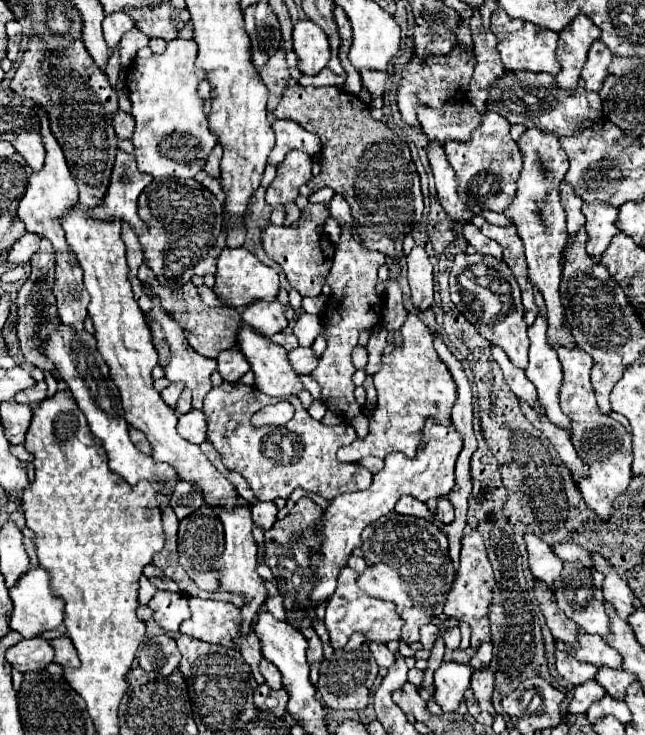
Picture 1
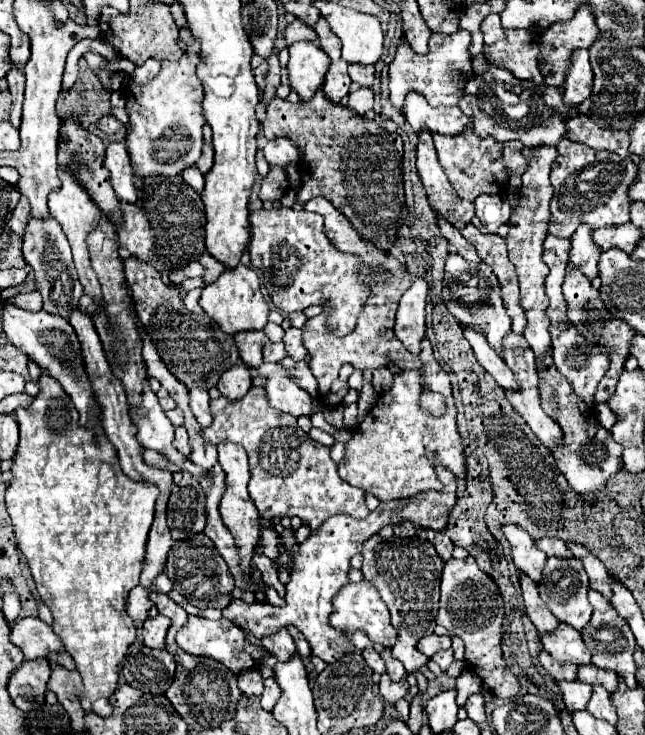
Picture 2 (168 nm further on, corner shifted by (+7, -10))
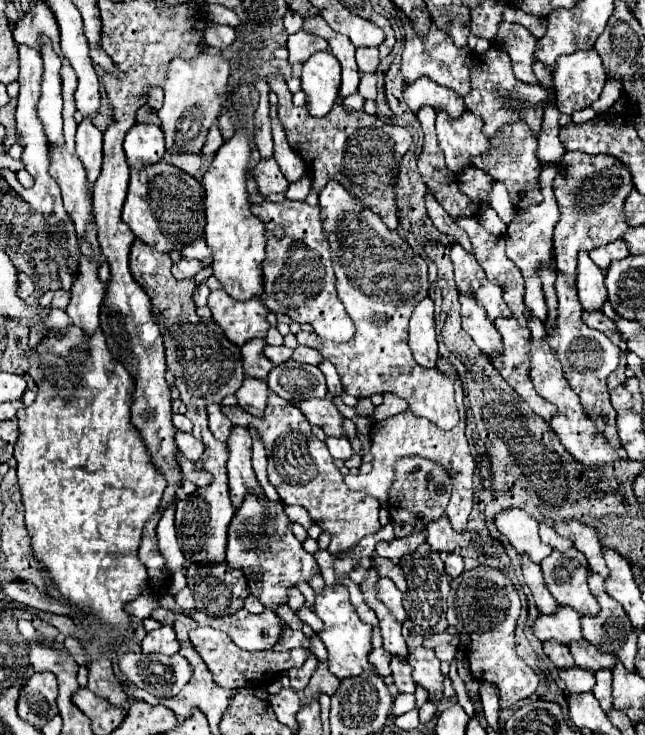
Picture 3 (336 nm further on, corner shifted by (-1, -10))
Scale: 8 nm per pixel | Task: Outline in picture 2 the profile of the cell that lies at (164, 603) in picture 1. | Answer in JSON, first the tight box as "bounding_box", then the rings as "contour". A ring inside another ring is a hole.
{"bounding_box":[142,616,170,648],"contour":[[[156,616],[150,618],[142,624],[142,638],[144,638],[144,646],[148,648],[164,648],[164,640],[166,640],[166,632],[170,628],[170,620],[166,620],[164,616]]]}

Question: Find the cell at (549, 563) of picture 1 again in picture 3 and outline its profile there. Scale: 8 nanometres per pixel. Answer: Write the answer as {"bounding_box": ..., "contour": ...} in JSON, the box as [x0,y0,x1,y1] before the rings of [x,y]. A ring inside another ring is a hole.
{"bounding_box":[496,508,552,564],"contour":[[[518,508],[500,512],[496,516],[496,528],[510,540],[516,552],[530,556],[530,560],[534,560],[536,564],[540,564],[542,558],[552,552],[550,546],[540,542],[538,522]]]}

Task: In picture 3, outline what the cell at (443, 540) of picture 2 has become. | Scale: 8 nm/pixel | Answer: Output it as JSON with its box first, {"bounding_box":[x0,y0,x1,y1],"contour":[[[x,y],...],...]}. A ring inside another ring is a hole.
{"bounding_box":[444,552,464,578],"contour":[[[448,552],[444,556],[444,564],[446,564],[446,572],[452,578],[456,578],[456,576],[460,576],[464,572],[464,558],[460,554],[456,554],[456,552]]]}

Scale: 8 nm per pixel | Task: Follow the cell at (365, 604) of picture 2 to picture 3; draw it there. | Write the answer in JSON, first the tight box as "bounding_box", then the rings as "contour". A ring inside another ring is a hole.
{"bounding_box":[378,578,406,622],"contour":[[[390,578],[378,580],[378,600],[382,600],[382,604],[386,604],[390,608],[390,612],[394,614],[394,618],[398,622],[406,620],[406,612],[402,608],[402,592],[394,586],[394,582]]]}

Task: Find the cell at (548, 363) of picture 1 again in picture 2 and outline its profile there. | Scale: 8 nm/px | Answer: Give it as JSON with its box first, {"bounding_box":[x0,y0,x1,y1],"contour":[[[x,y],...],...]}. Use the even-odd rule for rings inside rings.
{"bounding_box":[506,146,558,360],"contour":[[[536,146],[536,148],[524,148],[522,154],[528,160],[528,170],[522,176],[522,188],[518,194],[518,202],[512,210],[512,216],[508,220],[508,236],[506,246],[508,246],[508,256],[510,262],[516,266],[516,274],[518,274],[518,282],[520,282],[520,304],[524,308],[526,314],[526,328],[524,328],[524,336],[530,344],[530,348],[534,350],[536,358],[540,360],[544,352],[550,350],[550,320],[546,316],[546,308],[548,308],[548,296],[544,292],[544,280],[548,276],[548,268],[542,260],[544,254],[544,240],[548,234],[548,220],[550,220],[550,198],[552,198],[552,184],[550,184],[550,170],[552,170],[552,162],[558,156],[558,150],[554,146]]]}

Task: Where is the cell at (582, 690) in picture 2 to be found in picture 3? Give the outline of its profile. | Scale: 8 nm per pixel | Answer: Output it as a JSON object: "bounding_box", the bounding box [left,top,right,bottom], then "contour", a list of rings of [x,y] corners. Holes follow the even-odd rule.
{"bounding_box":[560,668,594,692],"contour":[[[582,668],[560,670],[560,678],[566,684],[566,692],[590,692],[594,688],[594,674]]]}

